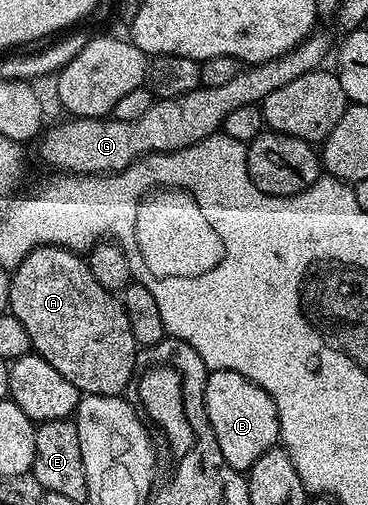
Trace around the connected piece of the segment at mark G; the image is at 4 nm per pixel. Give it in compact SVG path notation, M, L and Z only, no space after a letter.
M317 30L279 58L242 67L235 79L224 86L196 88L191 90L191 94L183 94L174 100L154 99L151 110L147 110L143 118L135 118L135 122L119 122L112 118L65 118L62 124L55 125L50 132L48 129L40 137L41 160L57 168L53 170L65 174L91 176L122 172L142 156L155 152L174 152L195 146L195 142L203 142L203 138L220 133L223 118L227 118L231 110L239 106L260 105L261 100L279 90L279 86L287 86L287 82L300 78L302 74L318 71L328 52L329 40Z

